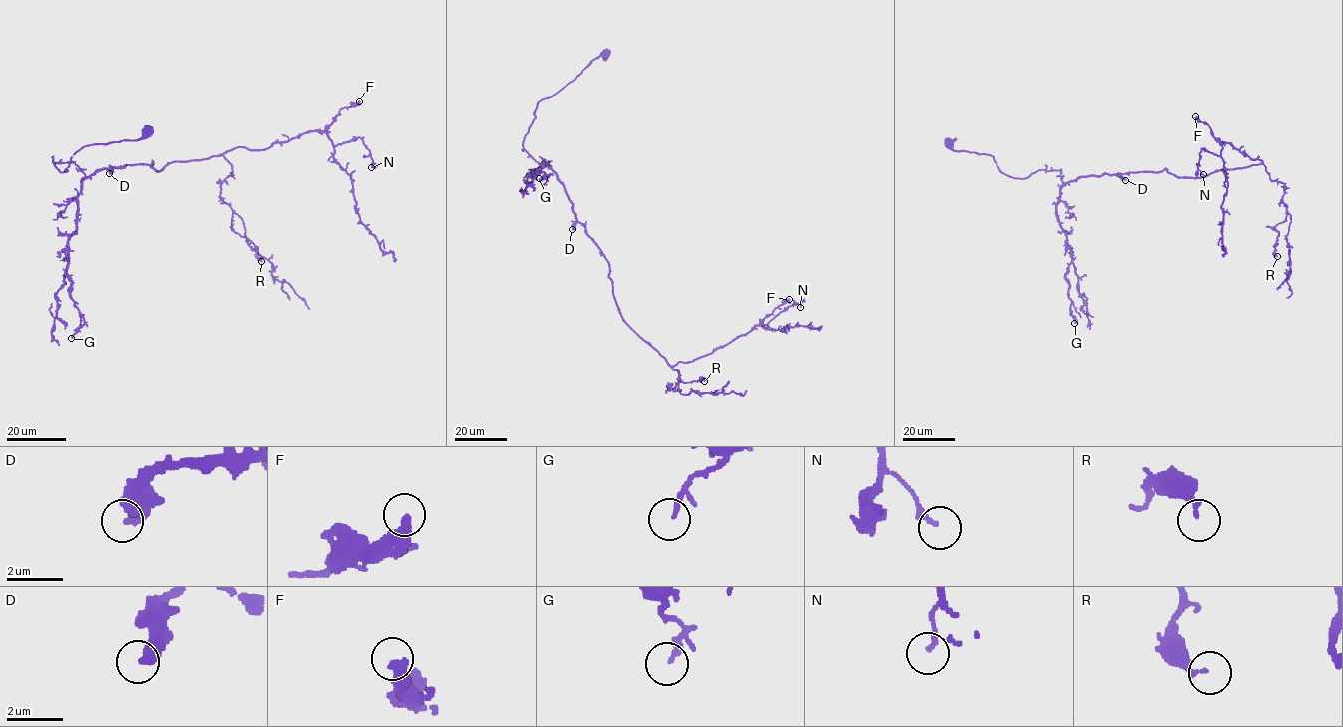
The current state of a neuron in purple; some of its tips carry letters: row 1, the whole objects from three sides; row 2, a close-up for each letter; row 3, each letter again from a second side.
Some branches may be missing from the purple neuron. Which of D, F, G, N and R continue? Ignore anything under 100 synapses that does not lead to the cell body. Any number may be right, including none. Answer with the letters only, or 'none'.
none

